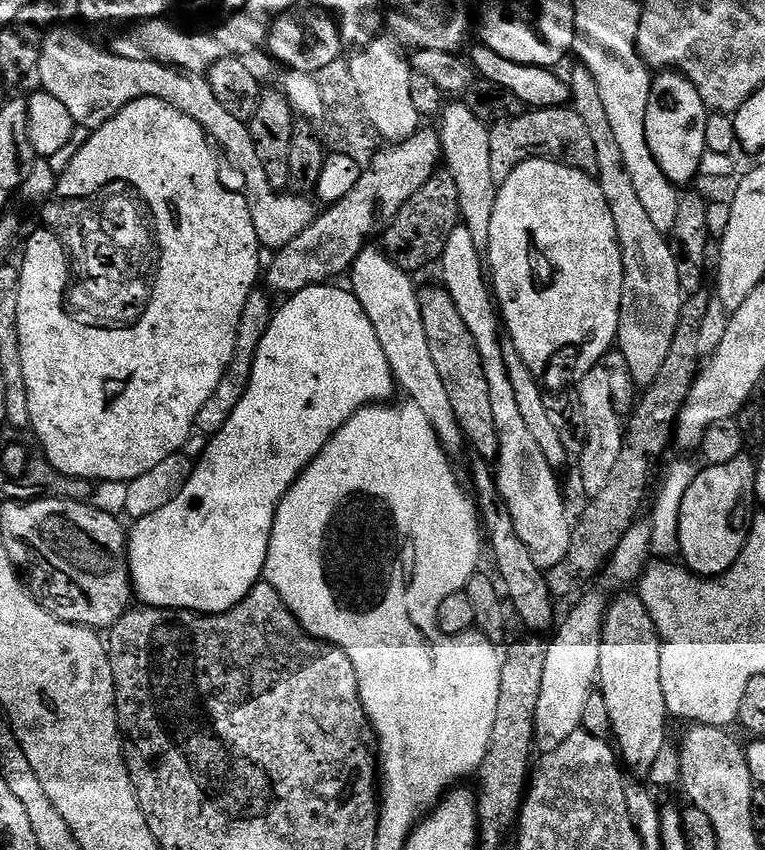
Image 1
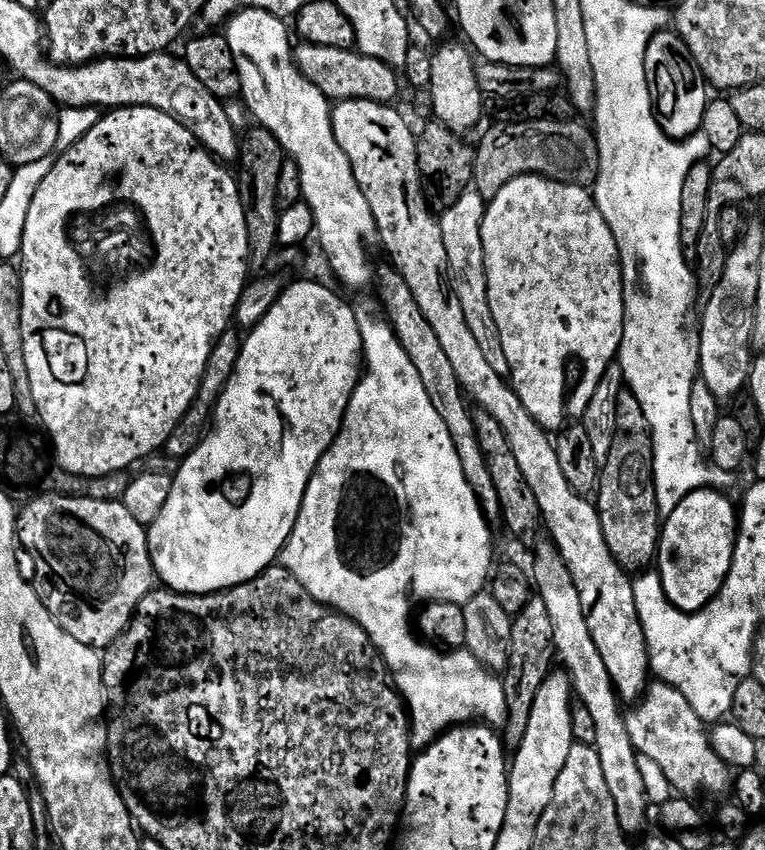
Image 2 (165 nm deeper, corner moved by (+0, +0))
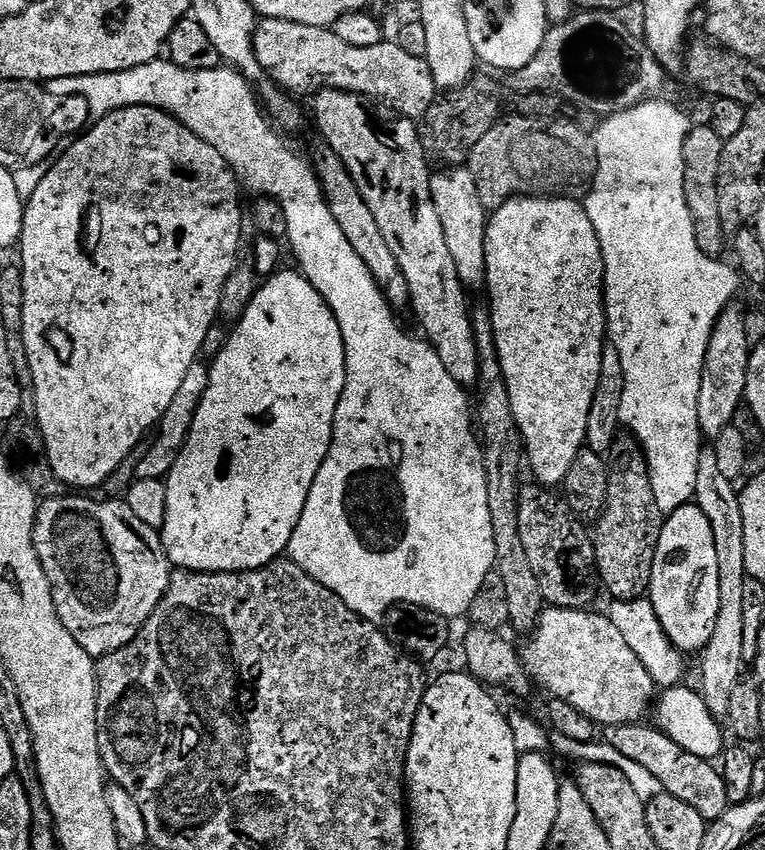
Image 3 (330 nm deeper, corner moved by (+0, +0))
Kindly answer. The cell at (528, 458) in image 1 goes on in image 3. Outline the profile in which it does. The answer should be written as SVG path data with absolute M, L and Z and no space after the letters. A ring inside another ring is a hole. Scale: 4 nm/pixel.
M452 166L432 176L432 201L438 210L438 222L442 222L442 234L446 234L446 246L454 257L458 278L465 289L483 289L486 281L486 228L489 213L478 198L478 186L474 186L474 174L467 166Z

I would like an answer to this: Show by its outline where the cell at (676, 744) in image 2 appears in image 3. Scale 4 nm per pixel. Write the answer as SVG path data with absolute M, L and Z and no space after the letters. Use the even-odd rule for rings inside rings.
M545 607L535 632L531 633L529 640L532 641L522 648L524 671L537 689L545 688L549 697L570 702L570 706L582 710L582 714L586 714L586 718L598 726L622 726L647 721L658 696L654 678L650 678L650 670L638 662L638 654L630 650L626 638L622 638L618 626L614 626L611 618L601 613L599 616L592 611L596 610Z

